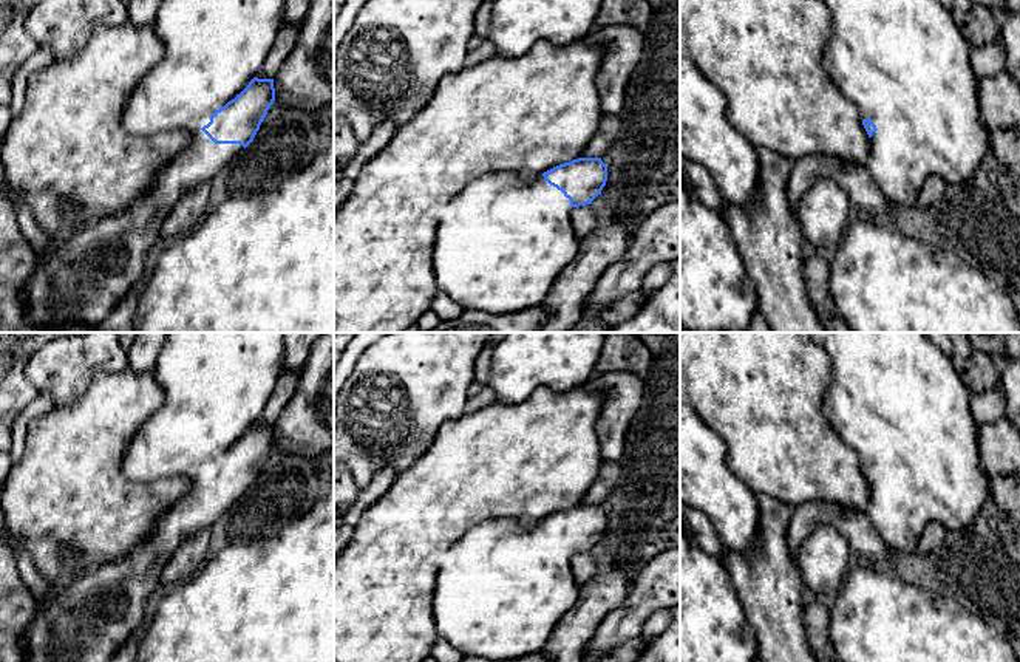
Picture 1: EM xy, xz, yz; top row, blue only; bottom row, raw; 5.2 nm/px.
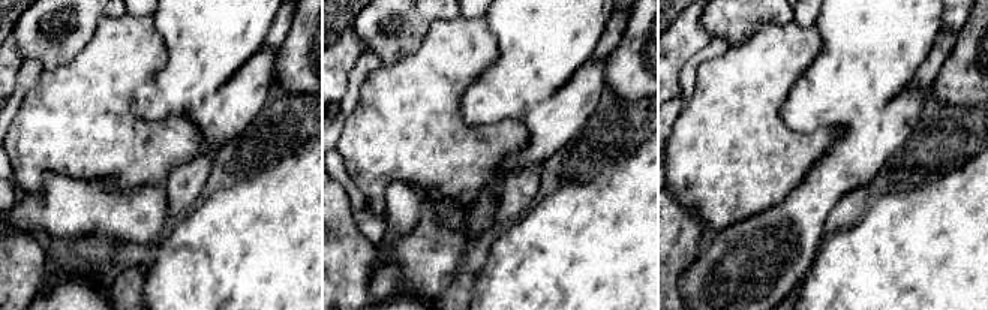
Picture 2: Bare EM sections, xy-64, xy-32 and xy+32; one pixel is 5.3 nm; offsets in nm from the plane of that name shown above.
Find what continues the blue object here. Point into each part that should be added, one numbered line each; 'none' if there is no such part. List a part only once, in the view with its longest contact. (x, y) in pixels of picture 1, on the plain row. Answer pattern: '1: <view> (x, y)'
1: xy (215, 385)

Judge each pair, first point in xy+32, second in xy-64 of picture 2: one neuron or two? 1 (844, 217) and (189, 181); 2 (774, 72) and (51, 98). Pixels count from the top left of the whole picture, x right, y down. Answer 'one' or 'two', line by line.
1: one
2: one

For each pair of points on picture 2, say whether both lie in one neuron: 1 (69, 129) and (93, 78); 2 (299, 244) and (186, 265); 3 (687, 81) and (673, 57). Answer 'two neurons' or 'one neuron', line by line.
1: one neuron
2: one neuron
3: two neurons

